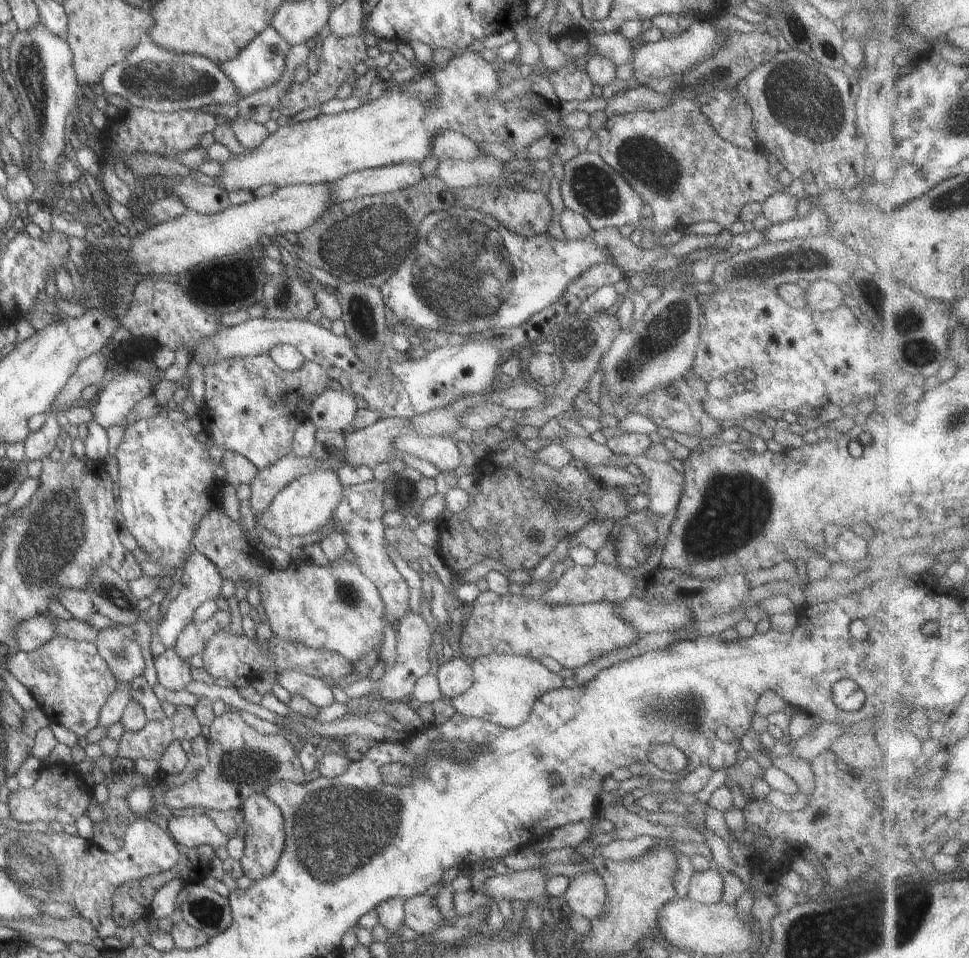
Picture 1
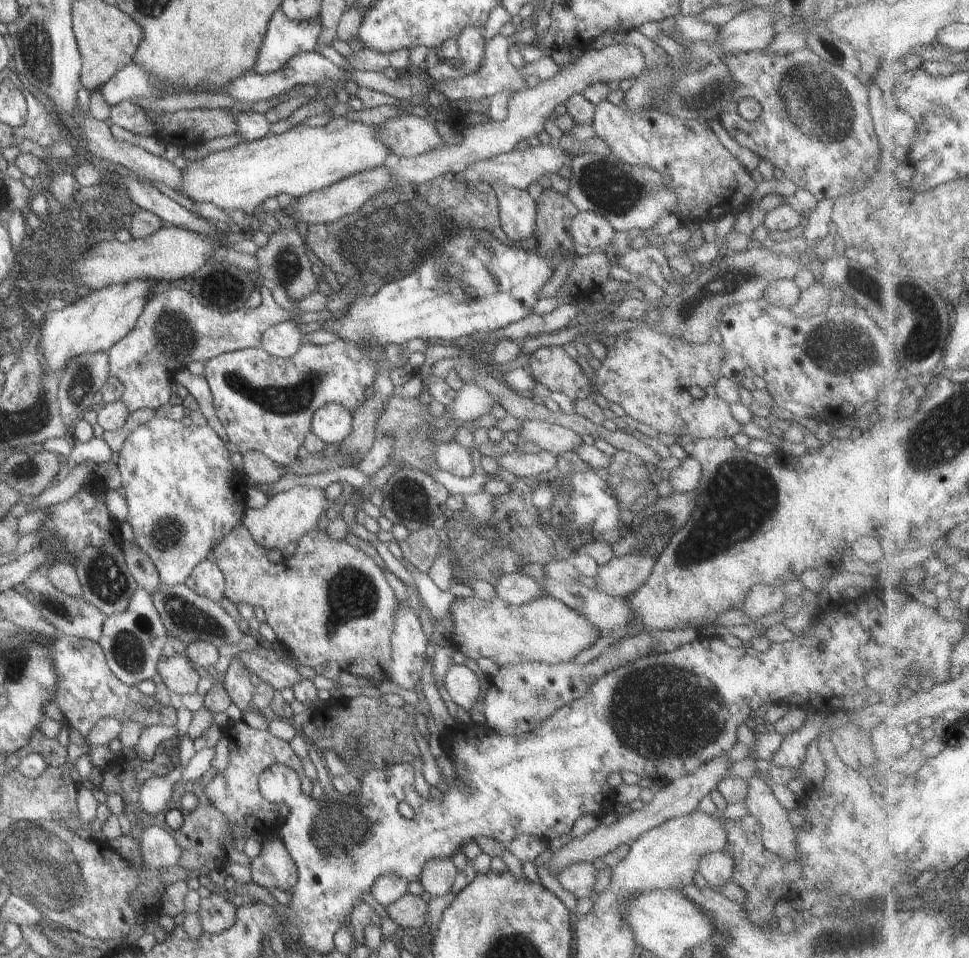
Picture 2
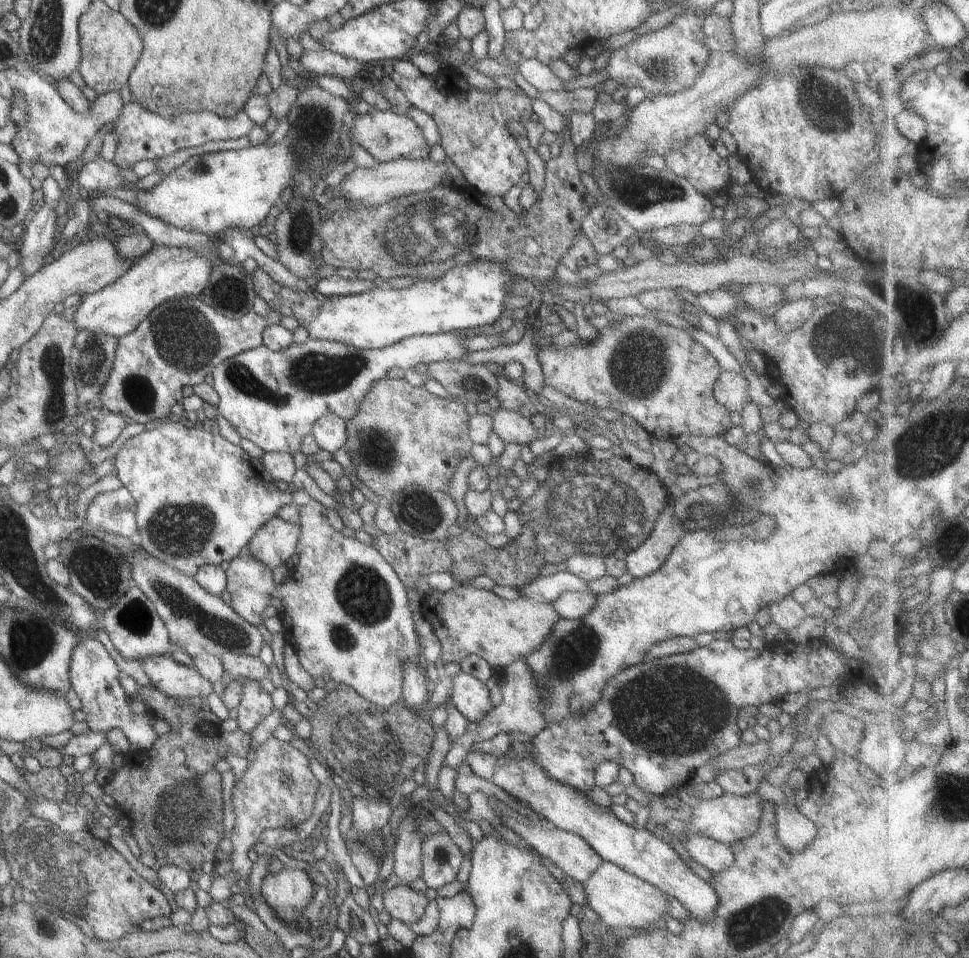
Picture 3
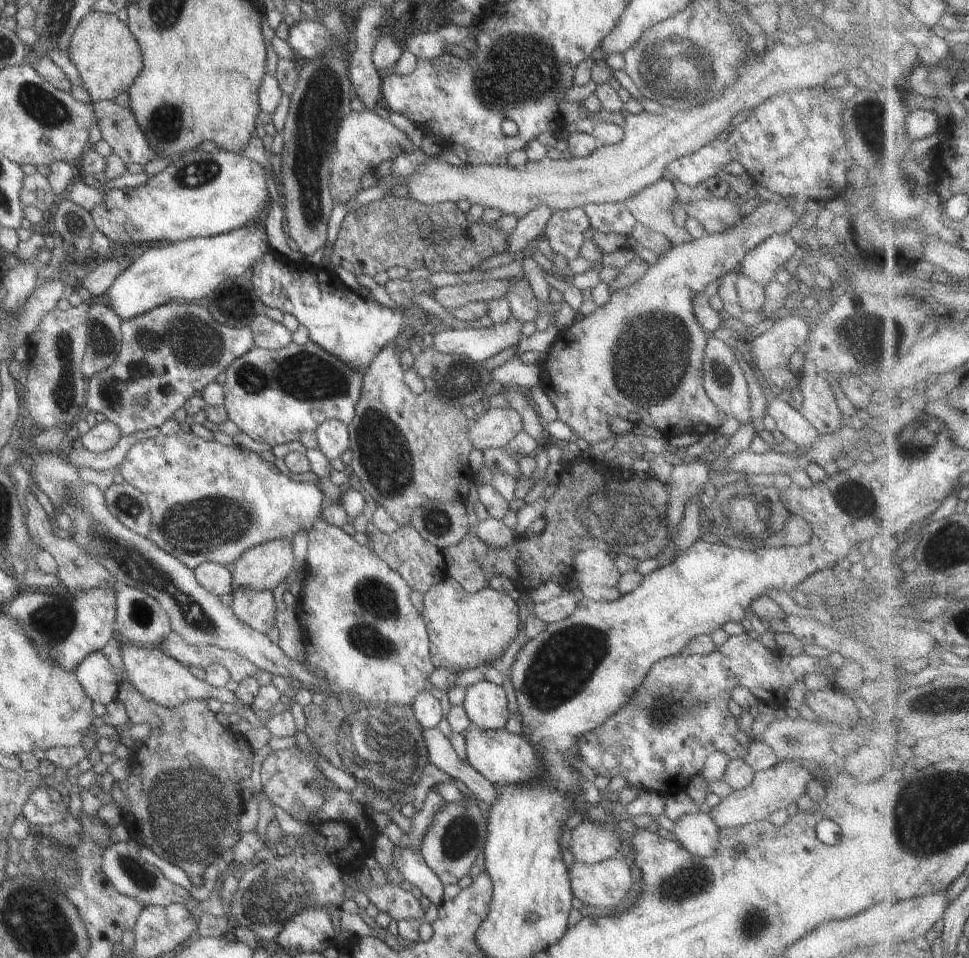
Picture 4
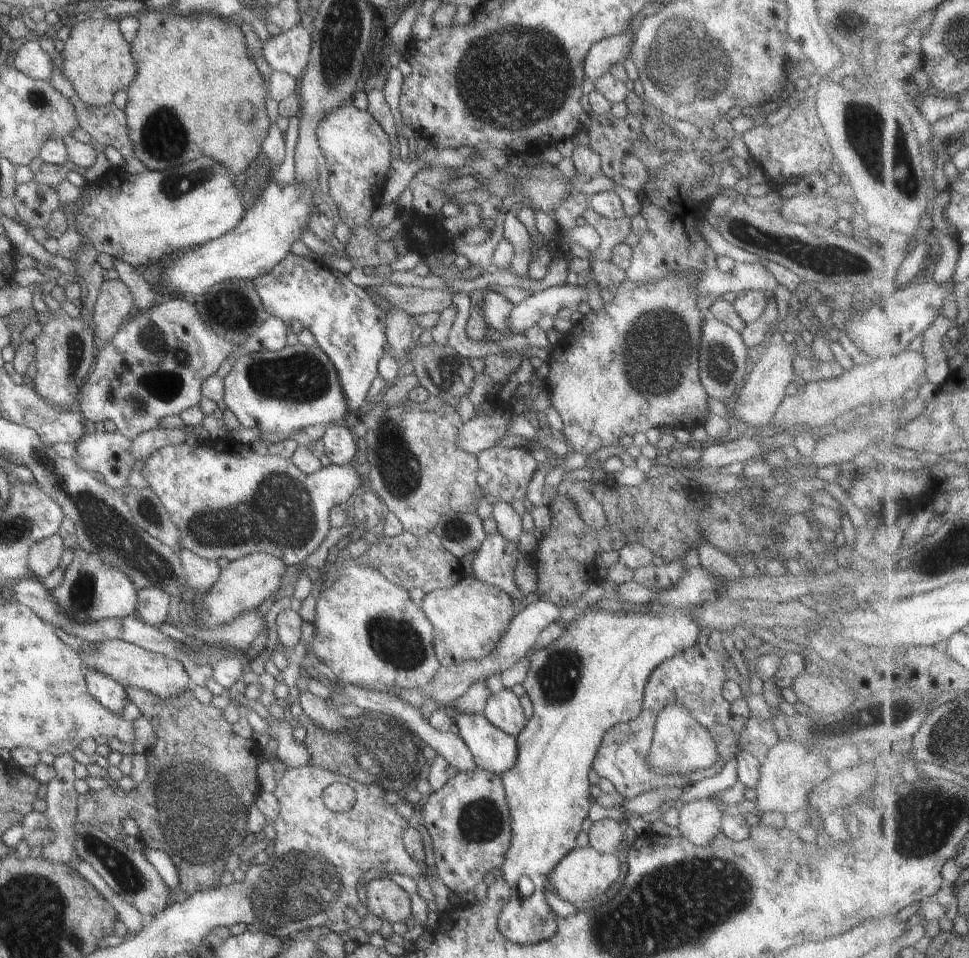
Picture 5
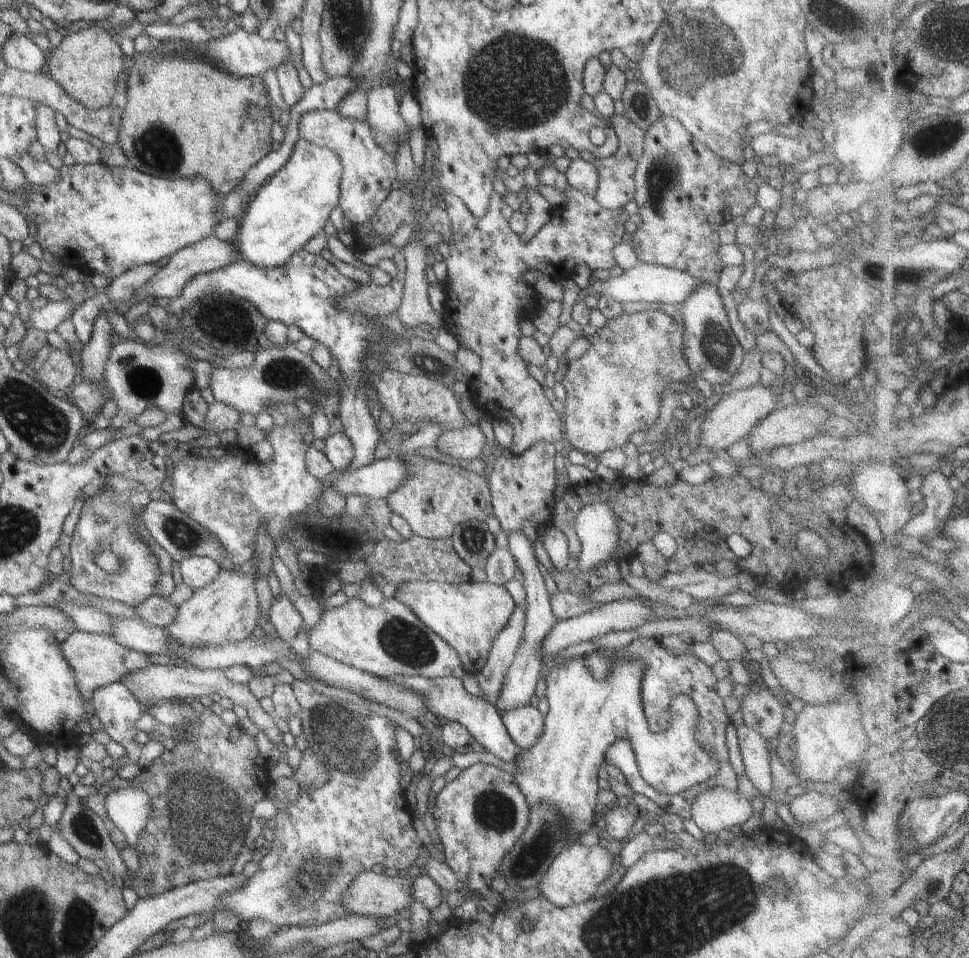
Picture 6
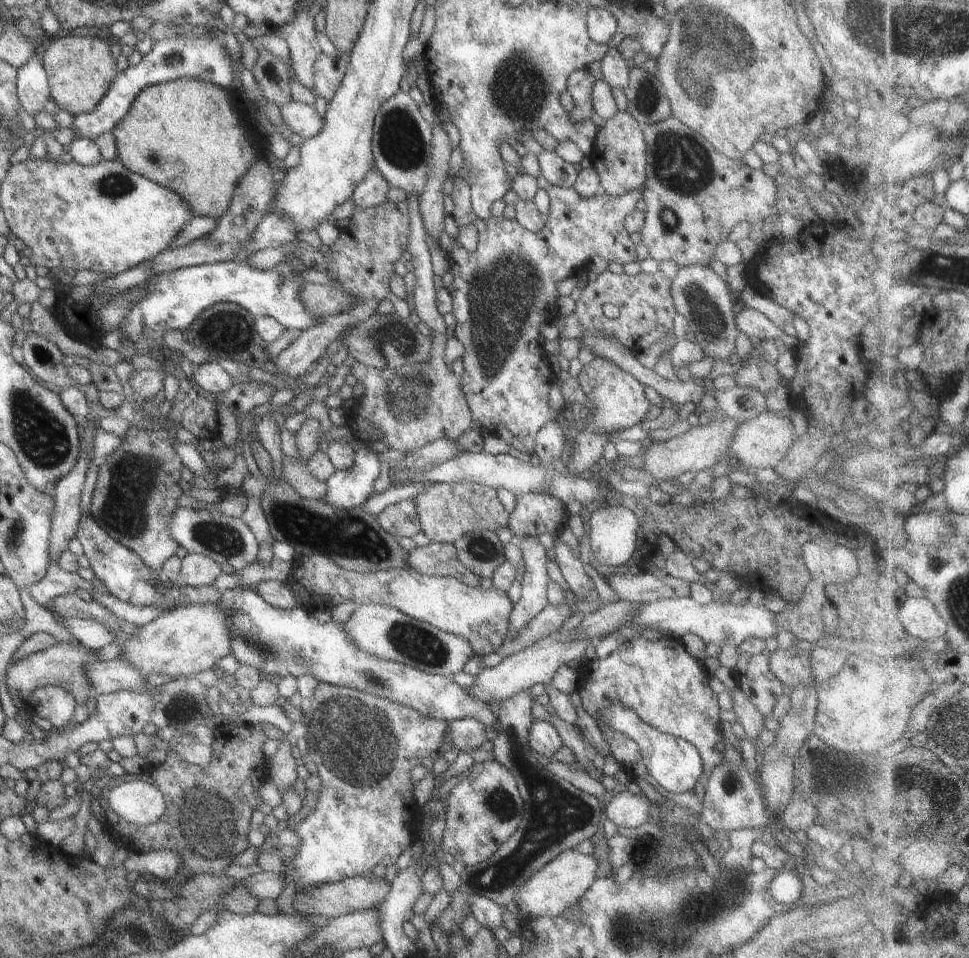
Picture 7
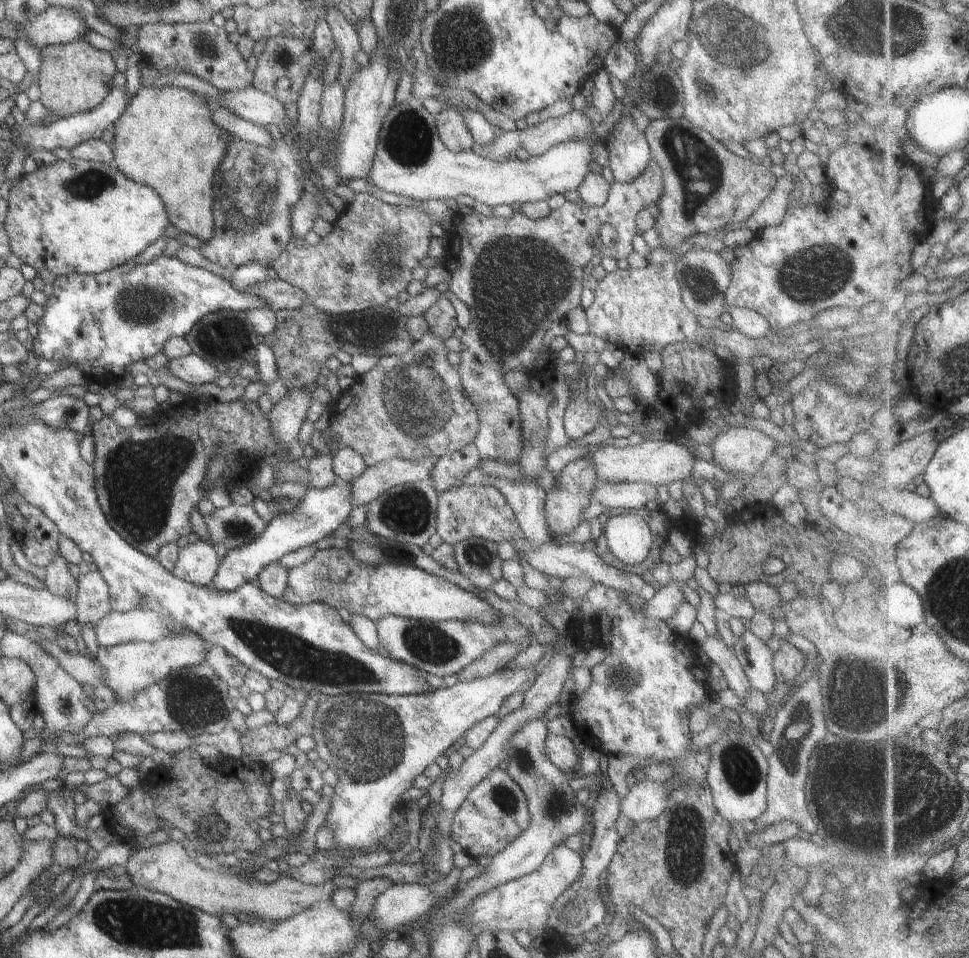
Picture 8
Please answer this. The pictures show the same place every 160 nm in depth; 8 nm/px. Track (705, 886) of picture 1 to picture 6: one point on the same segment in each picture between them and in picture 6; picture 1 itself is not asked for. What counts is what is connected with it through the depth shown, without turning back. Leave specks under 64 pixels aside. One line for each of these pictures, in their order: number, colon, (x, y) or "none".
2: (716, 867)
3: (716, 856)
4: (696, 832)
5: (698, 820)
6: (714, 809)

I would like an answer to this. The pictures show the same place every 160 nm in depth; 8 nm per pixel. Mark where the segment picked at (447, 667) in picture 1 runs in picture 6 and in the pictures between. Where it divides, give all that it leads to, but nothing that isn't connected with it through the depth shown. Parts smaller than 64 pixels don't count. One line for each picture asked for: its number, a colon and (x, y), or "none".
2: (461, 684)
3: (469, 696)
4: (484, 702)
5: (502, 709)
6: (523, 724)

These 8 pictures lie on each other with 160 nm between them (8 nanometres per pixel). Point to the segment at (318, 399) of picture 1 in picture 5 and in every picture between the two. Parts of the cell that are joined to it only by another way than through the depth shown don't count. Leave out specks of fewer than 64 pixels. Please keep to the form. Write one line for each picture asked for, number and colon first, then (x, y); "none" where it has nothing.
2: (331, 423)
3: (329, 432)
4: (332, 438)
5: (338, 445)

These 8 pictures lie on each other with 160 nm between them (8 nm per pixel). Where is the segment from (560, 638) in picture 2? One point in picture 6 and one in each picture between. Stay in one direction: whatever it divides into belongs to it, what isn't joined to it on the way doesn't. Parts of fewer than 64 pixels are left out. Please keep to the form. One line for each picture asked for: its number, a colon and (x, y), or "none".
3: (466, 620)
4: (465, 630)
5: (467, 618)
6: (468, 616)

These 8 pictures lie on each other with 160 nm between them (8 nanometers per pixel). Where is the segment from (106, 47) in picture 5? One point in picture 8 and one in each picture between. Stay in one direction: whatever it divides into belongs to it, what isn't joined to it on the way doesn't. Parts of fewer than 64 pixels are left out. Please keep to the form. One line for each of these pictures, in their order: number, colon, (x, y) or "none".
6: (86, 64)
7: (79, 69)
8: (73, 77)

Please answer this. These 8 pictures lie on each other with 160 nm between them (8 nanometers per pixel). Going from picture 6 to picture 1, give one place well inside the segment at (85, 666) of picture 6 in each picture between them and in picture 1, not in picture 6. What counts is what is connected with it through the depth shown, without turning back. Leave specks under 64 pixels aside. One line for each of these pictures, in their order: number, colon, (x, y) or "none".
1: (172, 672)
2: (178, 675)
3: (175, 680)
4: (163, 680)
5: (130, 666)

